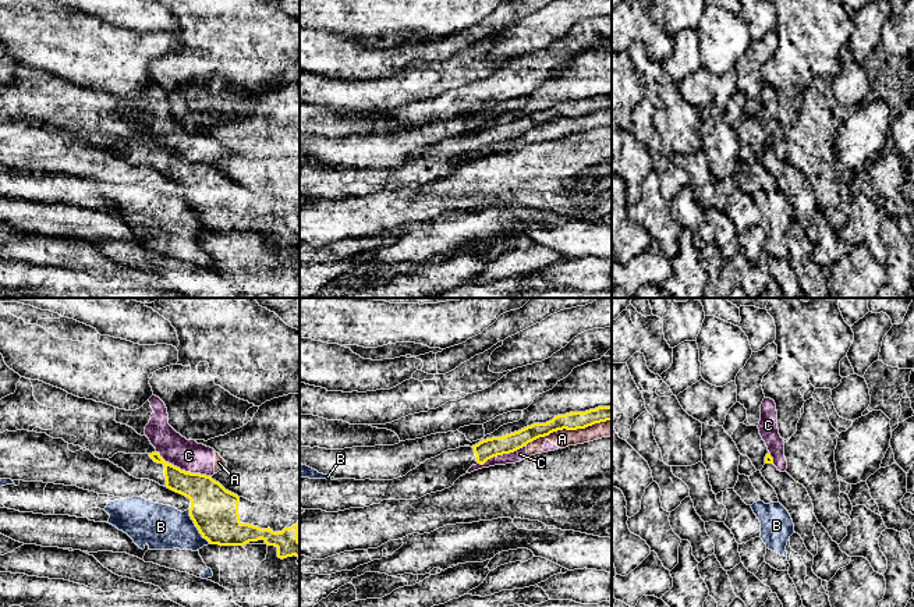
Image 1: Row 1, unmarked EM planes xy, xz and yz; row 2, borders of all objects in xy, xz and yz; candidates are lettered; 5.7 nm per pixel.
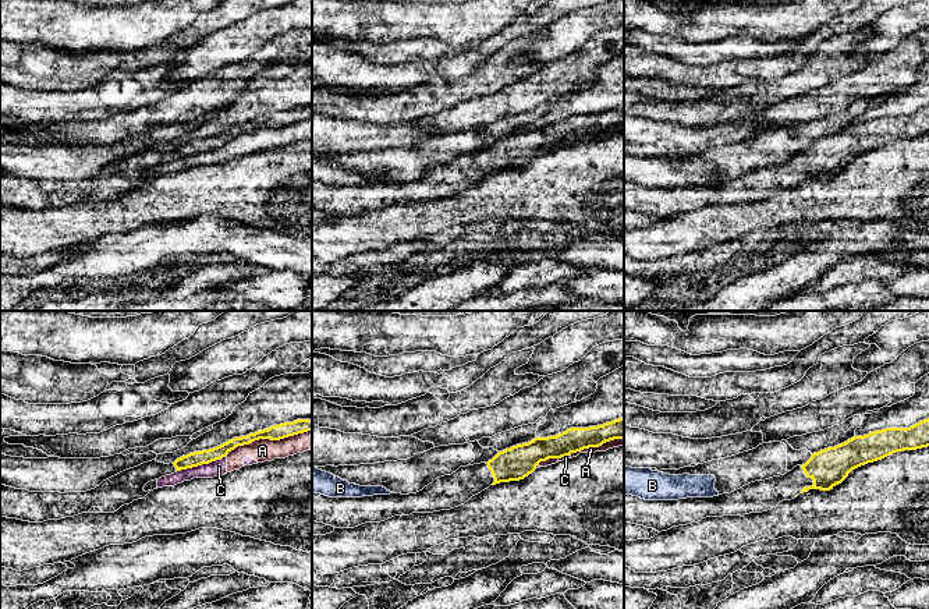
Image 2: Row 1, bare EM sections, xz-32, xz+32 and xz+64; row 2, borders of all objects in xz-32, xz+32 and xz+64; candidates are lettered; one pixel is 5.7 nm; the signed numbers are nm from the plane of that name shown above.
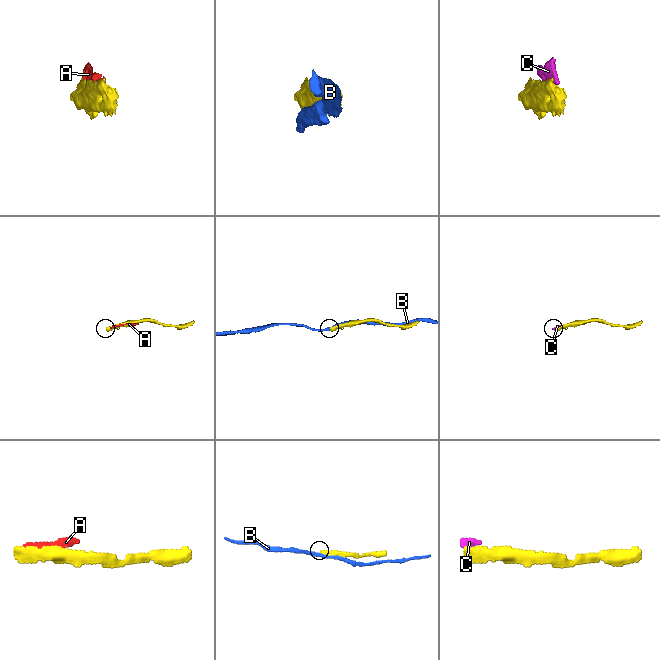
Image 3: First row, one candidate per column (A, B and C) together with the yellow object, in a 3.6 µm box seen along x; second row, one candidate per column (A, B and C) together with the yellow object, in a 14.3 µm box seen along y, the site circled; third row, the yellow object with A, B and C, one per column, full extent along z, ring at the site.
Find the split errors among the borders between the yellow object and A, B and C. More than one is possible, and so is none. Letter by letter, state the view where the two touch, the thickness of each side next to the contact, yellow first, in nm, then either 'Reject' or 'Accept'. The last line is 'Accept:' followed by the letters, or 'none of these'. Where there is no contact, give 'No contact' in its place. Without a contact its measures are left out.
A: Touches yellow in xz. Thickness 110 nm (yellow) against 100 nm. Reject
B: Touches yellow in xy. Thickness 280 nm (yellow) against 260 nm. Reject
C: Touches yellow in xy. Thickness 240 nm (yellow) against 180 nm. Reject
Accept: none of these

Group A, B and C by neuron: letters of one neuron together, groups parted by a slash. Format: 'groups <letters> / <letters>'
groups A C / B

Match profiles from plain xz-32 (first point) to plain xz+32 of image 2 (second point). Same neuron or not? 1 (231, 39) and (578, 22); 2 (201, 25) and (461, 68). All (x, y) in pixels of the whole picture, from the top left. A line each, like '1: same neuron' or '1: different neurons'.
1: same neuron
2: same neuron

